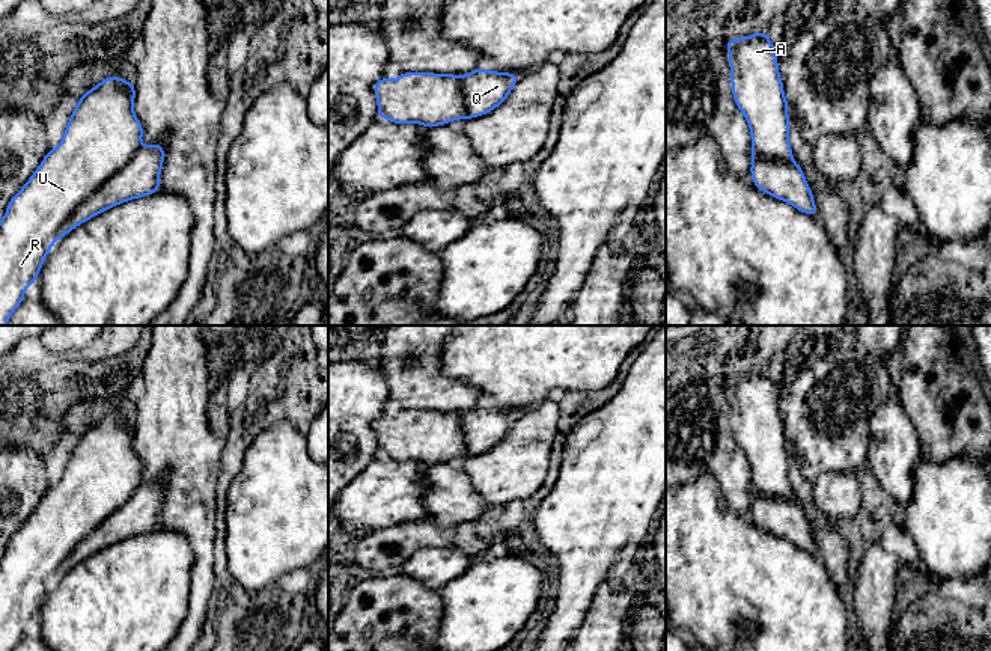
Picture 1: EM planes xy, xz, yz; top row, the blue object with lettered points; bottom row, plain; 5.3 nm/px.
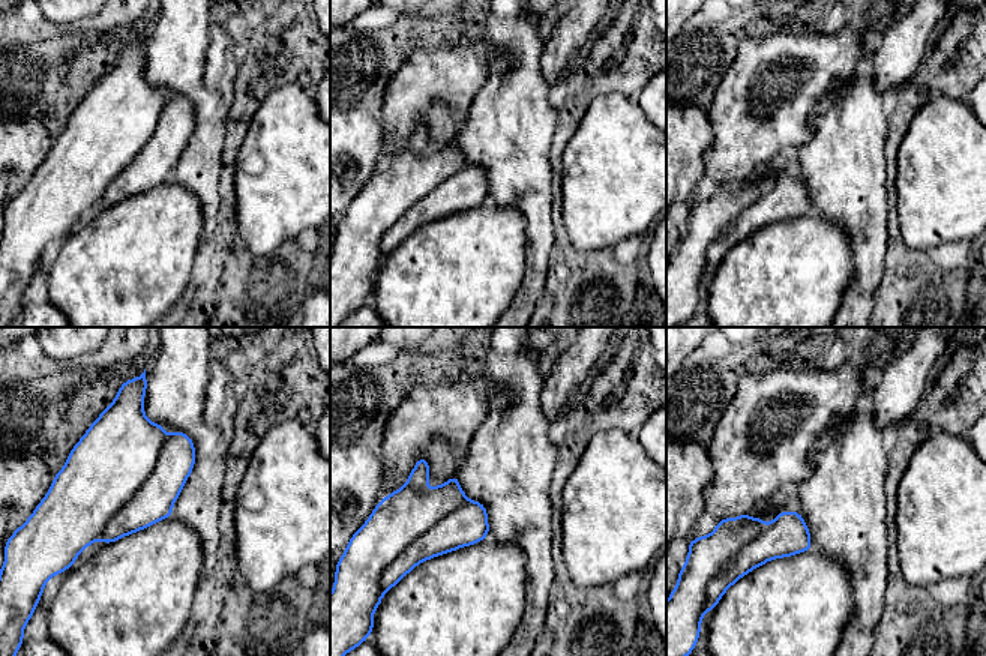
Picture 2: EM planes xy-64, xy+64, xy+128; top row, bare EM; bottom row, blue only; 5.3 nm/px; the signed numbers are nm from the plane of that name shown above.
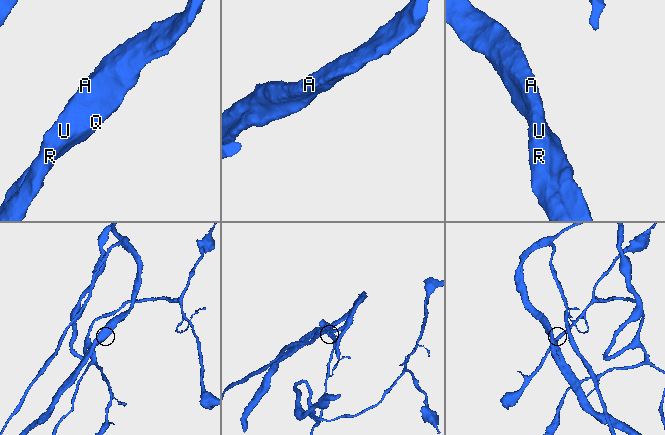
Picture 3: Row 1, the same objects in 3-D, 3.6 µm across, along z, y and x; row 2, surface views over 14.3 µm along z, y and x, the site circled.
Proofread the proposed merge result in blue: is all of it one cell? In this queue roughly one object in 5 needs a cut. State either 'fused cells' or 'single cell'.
single cell

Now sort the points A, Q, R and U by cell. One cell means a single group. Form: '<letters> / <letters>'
A Q R U

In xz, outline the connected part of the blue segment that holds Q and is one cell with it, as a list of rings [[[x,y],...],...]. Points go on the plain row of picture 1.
[[[477,405],[465,413],[434,410],[402,410],[398,416],[380,416],[374,429],[377,434],[378,455],[393,461],[420,461],[426,466],[447,463],[458,457],[479,455],[499,445],[520,413]]]

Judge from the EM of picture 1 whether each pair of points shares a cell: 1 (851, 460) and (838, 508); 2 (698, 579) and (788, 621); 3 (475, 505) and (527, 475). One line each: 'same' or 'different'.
1: same
2: same
3: different

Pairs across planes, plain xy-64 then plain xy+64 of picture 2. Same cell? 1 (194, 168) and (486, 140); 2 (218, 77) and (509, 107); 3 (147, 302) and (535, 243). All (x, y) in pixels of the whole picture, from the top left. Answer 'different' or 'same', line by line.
1: same
2: same
3: different

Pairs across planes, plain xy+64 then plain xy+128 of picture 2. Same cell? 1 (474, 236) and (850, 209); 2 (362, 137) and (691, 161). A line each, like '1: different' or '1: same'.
1: different
2: same

